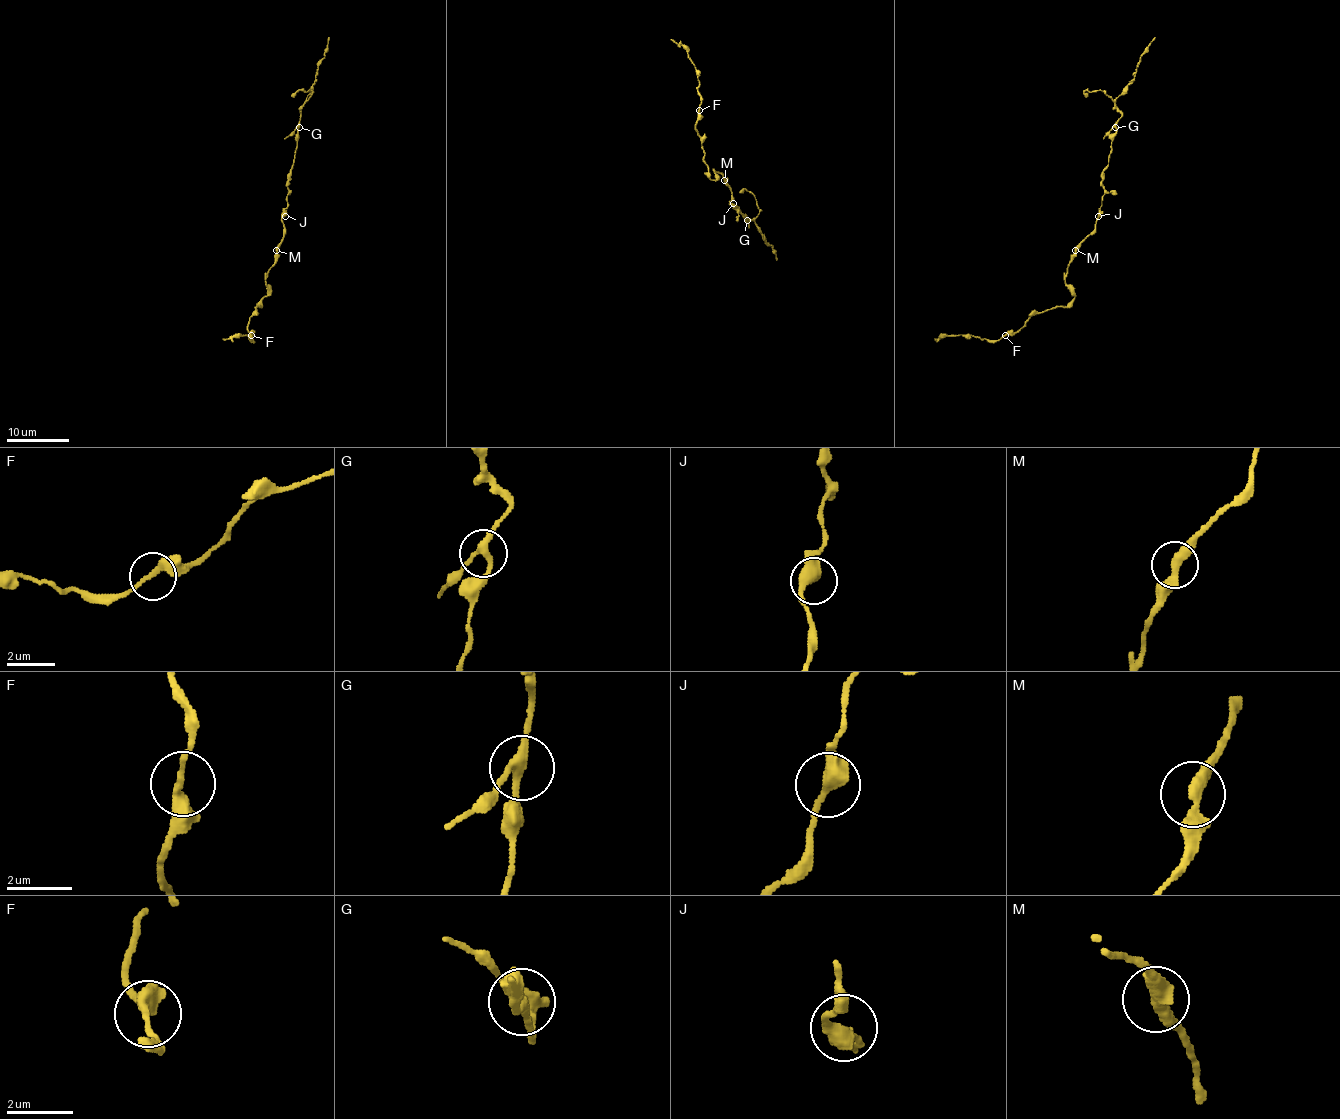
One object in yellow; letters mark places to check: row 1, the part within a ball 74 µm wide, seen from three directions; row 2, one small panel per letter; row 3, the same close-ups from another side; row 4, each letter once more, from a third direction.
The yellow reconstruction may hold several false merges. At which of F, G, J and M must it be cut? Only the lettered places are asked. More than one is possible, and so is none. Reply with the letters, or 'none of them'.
none of them

